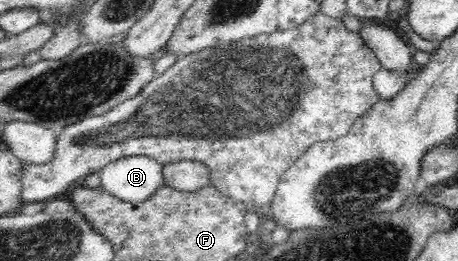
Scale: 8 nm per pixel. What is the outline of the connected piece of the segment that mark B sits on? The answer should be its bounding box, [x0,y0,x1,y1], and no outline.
[101,155,164,203]

